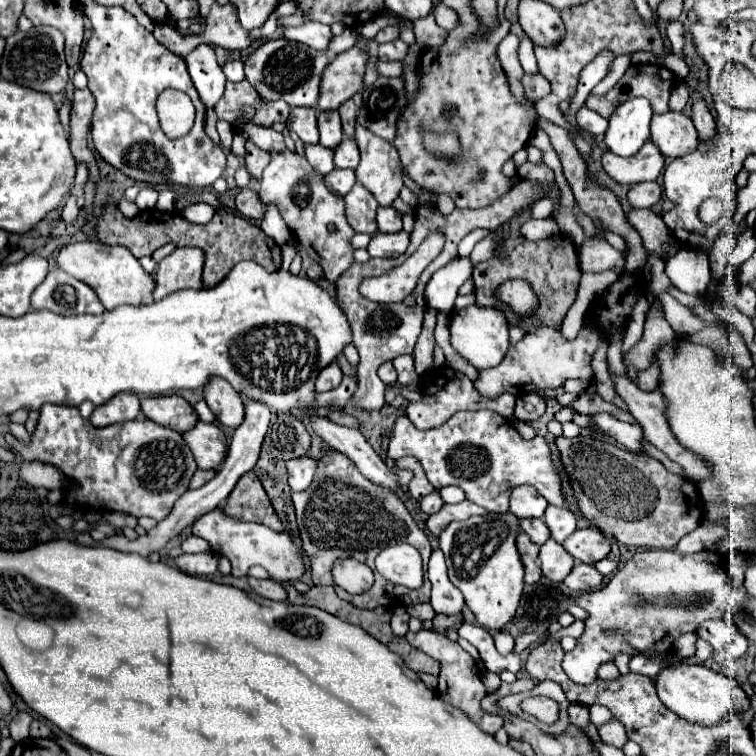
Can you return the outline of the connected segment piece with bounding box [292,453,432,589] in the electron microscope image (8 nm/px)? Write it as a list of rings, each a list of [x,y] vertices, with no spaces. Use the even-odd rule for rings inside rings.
[[[322,453],[318,461],[320,465],[312,485],[306,491],[292,493],[302,549],[310,559],[312,581],[316,585],[332,585],[338,589],[332,579],[332,565],[336,559],[352,557],[374,569],[374,557],[382,547],[392,543],[414,545],[422,553],[424,563],[428,563],[432,553],[428,537],[418,529],[396,493],[368,481],[358,467],[340,453]]]

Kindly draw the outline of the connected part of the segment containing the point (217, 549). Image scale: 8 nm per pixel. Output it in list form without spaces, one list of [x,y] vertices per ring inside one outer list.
[[[212,509],[210,513],[206,513],[204,517],[200,517],[194,527],[192,533],[196,537],[202,537],[210,543],[212,551],[218,555],[224,555],[230,559],[232,563],[232,575],[234,577],[244,577],[248,573],[248,569],[252,565],[260,565],[268,571],[270,579],[274,581],[288,581],[294,583],[302,577],[304,573],[304,563],[302,563],[302,551],[292,543],[288,533],[276,533],[264,525],[258,523],[242,523],[236,521],[228,515],[224,515],[220,509]]]

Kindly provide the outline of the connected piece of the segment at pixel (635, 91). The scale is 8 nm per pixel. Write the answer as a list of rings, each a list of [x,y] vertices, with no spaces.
[[[630,65],[606,95],[588,95],[586,107],[608,119],[620,103],[632,97],[646,97],[654,113],[666,113],[672,85],[674,73],[662,65]]]

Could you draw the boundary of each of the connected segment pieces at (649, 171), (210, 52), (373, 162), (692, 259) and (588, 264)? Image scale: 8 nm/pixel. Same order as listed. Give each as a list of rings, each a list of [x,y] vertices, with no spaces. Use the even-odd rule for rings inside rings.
[[[646,141],[632,157],[625,158],[606,151],[602,155],[602,167],[614,181],[636,185],[642,181],[656,181],[660,177],[664,169],[664,155],[656,149],[656,145]]]
[[[202,43],[192,53],[188,53],[184,61],[188,65],[192,83],[200,99],[204,101],[204,107],[214,107],[224,95],[224,83],[226,83],[222,67],[216,61],[214,49]]]
[[[356,125],[356,143],[362,155],[356,167],[358,183],[364,185],[380,205],[392,205],[402,189],[396,147],[360,125]]]
[[[686,249],[666,260],[665,273],[676,287],[688,295],[702,297],[710,283],[710,263],[704,251]]]
[[[586,239],[580,253],[580,265],[582,265],[582,271],[600,273],[607,269],[615,269],[621,275],[625,270],[625,255],[616,251],[606,241]]]

